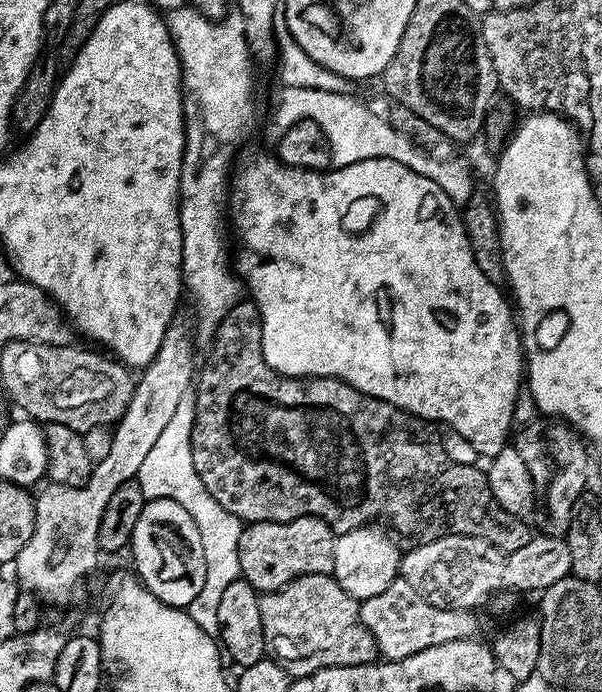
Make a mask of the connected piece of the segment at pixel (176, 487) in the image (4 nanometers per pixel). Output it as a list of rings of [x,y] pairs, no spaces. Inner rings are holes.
[[[187,394],[182,397],[177,410],[171,415],[170,422],[159,435],[159,444],[154,444],[150,454],[142,461],[135,480],[142,486],[145,501],[158,498],[170,498],[194,518],[194,526],[198,526],[198,534],[202,534],[202,554],[206,554],[206,576],[208,580],[224,580],[230,584],[241,579],[240,565],[235,563],[238,558],[238,538],[242,521],[230,510],[226,510],[202,486],[202,478],[198,478],[196,468],[192,465],[192,427],[196,417],[196,397]],[[228,552],[228,560],[220,560]],[[232,572],[232,576],[228,576]]]

